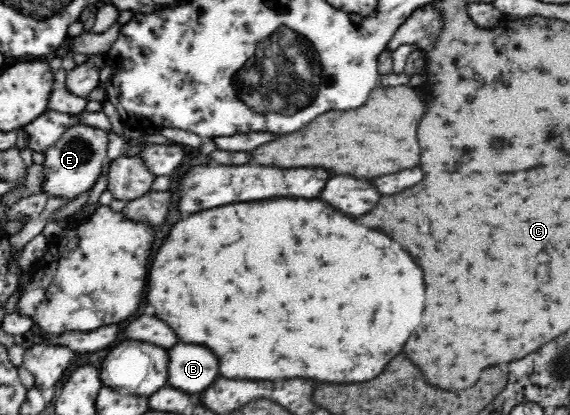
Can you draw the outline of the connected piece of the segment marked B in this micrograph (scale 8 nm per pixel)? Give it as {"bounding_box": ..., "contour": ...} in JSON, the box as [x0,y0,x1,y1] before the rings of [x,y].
{"bounding_box":[169,344,219,394],"contour":[[[177,344],[169,356],[169,380],[175,388],[195,394],[207,390],[219,378],[219,358],[205,346]]]}

